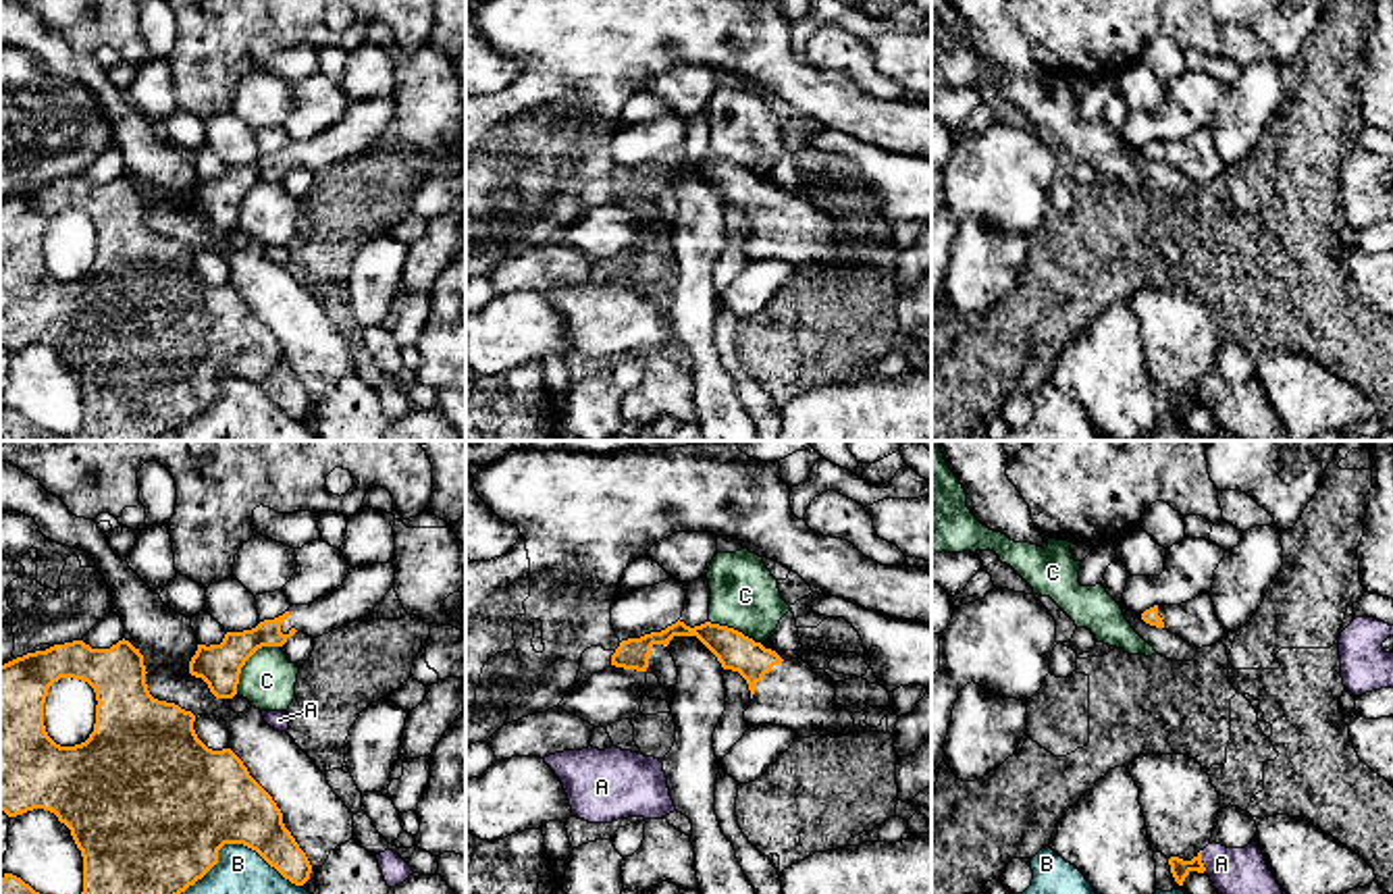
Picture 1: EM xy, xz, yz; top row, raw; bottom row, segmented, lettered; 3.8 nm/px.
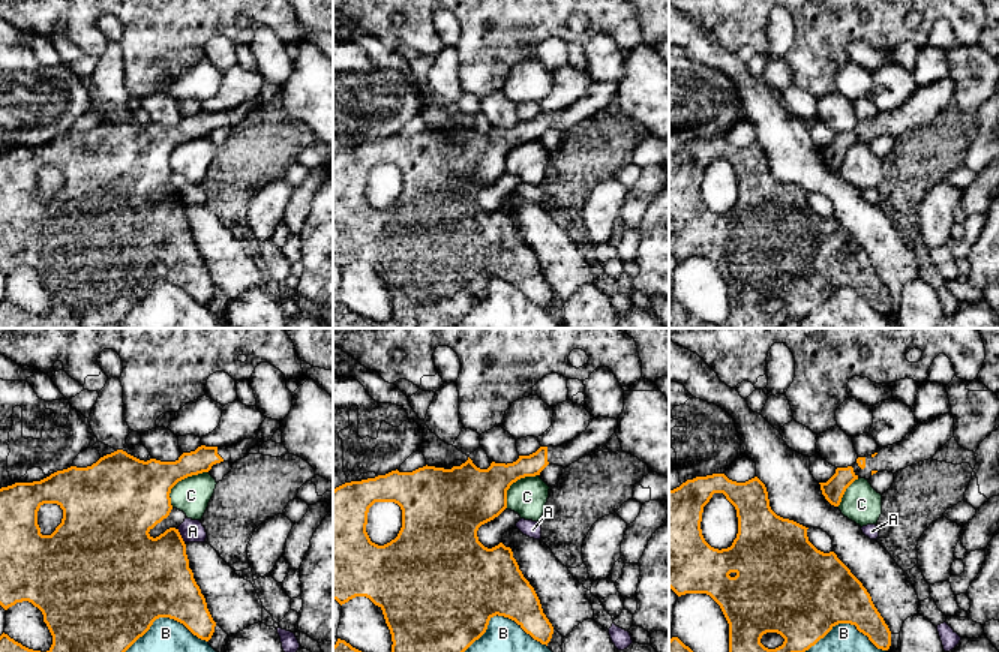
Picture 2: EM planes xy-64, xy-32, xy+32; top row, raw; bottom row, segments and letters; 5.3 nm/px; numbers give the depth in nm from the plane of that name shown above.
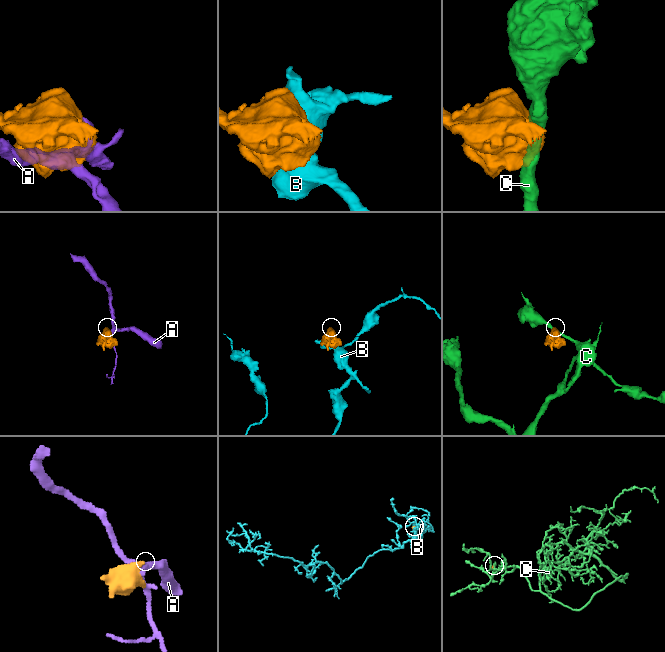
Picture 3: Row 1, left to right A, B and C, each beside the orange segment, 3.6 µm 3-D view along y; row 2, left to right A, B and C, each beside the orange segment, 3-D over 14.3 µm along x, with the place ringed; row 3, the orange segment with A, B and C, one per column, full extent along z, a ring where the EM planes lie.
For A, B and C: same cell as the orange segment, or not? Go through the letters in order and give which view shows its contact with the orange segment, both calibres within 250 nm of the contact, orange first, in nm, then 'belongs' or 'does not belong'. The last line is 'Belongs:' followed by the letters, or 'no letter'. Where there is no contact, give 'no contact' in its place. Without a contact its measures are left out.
A: yz | 70/180 nm | does not belong
B: xy | 460/190 nm | does not belong
C: xy | 170/220 nm | does not belong
Belongs: no letter

